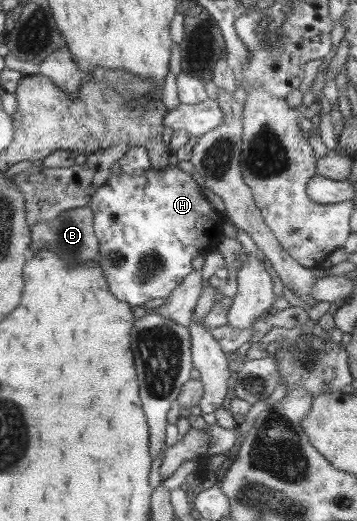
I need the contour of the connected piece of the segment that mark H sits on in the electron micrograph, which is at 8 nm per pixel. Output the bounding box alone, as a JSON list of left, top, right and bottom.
[89,166,224,308]

